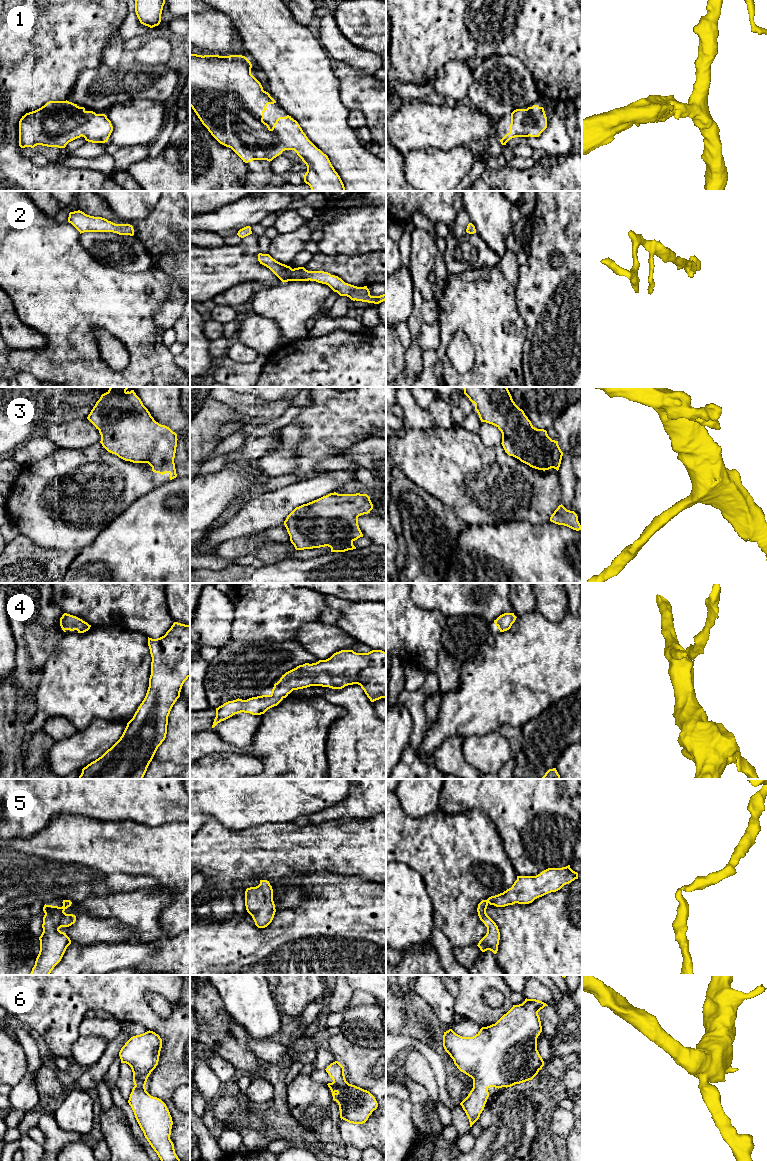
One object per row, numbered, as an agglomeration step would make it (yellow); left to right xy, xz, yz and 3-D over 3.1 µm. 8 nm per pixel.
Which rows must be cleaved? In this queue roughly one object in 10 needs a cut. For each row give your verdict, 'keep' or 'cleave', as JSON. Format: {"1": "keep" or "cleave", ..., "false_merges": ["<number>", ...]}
{"1": "keep", "2": "keep", "3": "keep", "4": "keep", "5": "keep", "6": "keep", "false_merges": []}

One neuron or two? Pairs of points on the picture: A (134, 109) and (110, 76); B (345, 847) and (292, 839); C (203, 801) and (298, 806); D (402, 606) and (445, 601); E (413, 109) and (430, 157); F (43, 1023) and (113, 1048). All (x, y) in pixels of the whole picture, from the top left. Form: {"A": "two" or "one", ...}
{"A": "two", "B": "one", "C": "one", "D": "two", "E": "two", "F": "two"}

